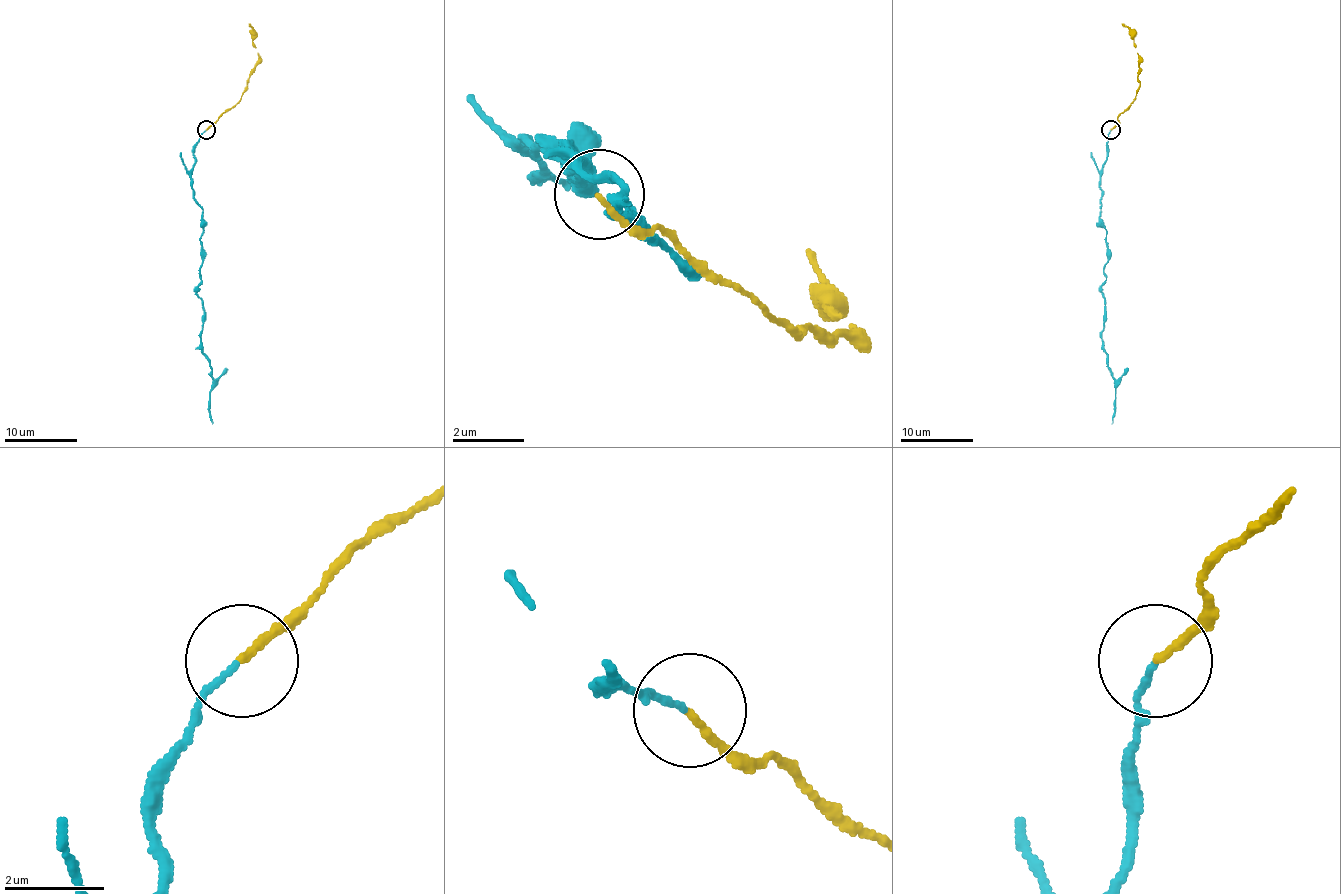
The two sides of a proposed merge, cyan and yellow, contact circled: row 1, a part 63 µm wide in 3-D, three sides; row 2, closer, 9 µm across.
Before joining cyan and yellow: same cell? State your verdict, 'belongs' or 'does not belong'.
belongs

